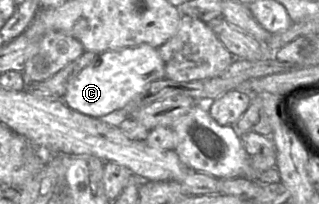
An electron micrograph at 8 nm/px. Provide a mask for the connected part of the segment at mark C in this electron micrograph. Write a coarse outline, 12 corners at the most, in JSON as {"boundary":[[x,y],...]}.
{"boundary":[[158,48],[98,54],[62,100],[100,118],[164,78]]}

